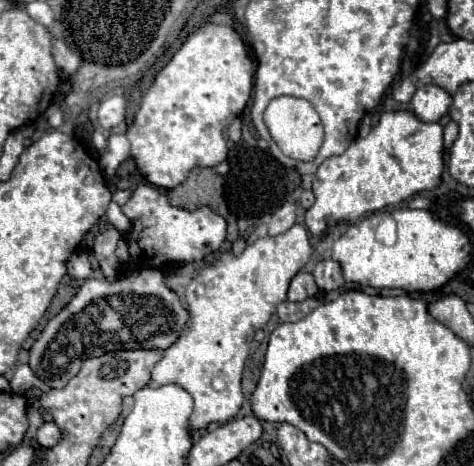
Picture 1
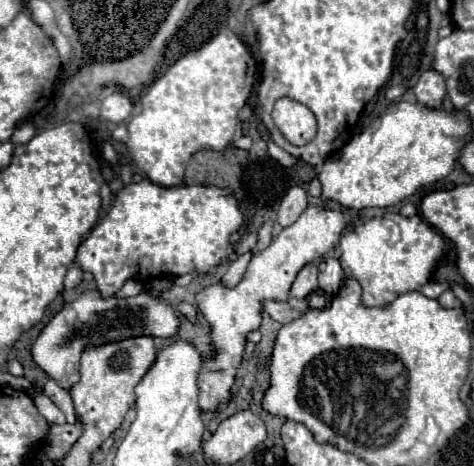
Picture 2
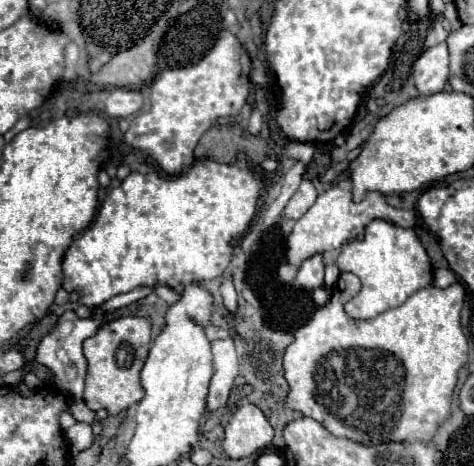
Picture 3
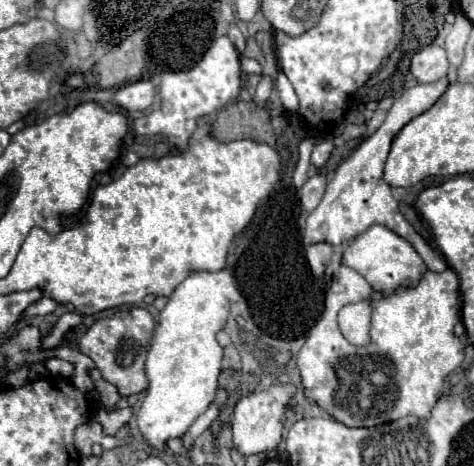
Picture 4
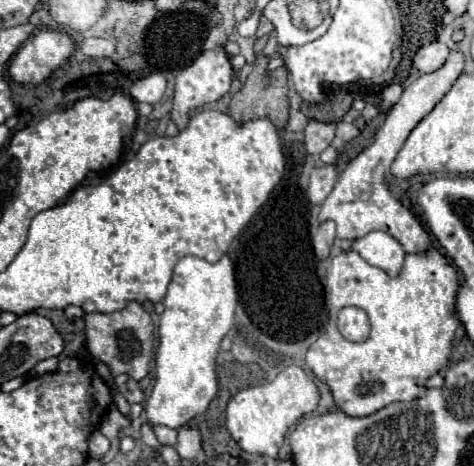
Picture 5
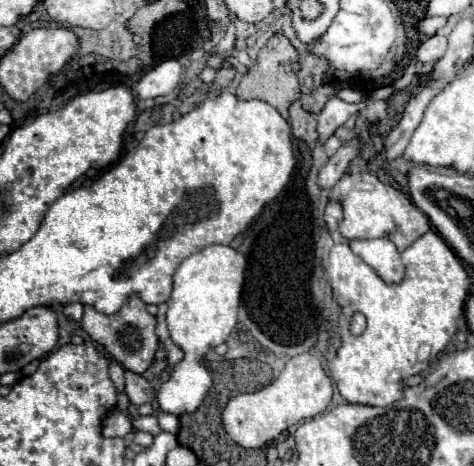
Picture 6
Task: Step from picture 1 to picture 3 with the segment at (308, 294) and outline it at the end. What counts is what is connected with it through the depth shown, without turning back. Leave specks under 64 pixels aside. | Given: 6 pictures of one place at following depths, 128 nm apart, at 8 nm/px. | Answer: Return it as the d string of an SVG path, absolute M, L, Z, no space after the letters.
M316 254L304 260L294 280L294 286L302 290L314 290L314 288L320 288L322 284L324 284L324 260L322 260L322 254Z

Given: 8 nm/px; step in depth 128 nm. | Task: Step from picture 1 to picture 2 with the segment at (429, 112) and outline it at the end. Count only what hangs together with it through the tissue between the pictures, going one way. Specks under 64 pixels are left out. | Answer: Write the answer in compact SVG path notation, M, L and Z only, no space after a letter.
M426 70L418 84L412 88L414 94L416 94L416 100L428 108L440 108L442 106L442 100L446 96L446 84L444 84L444 78L434 72L434 70Z

